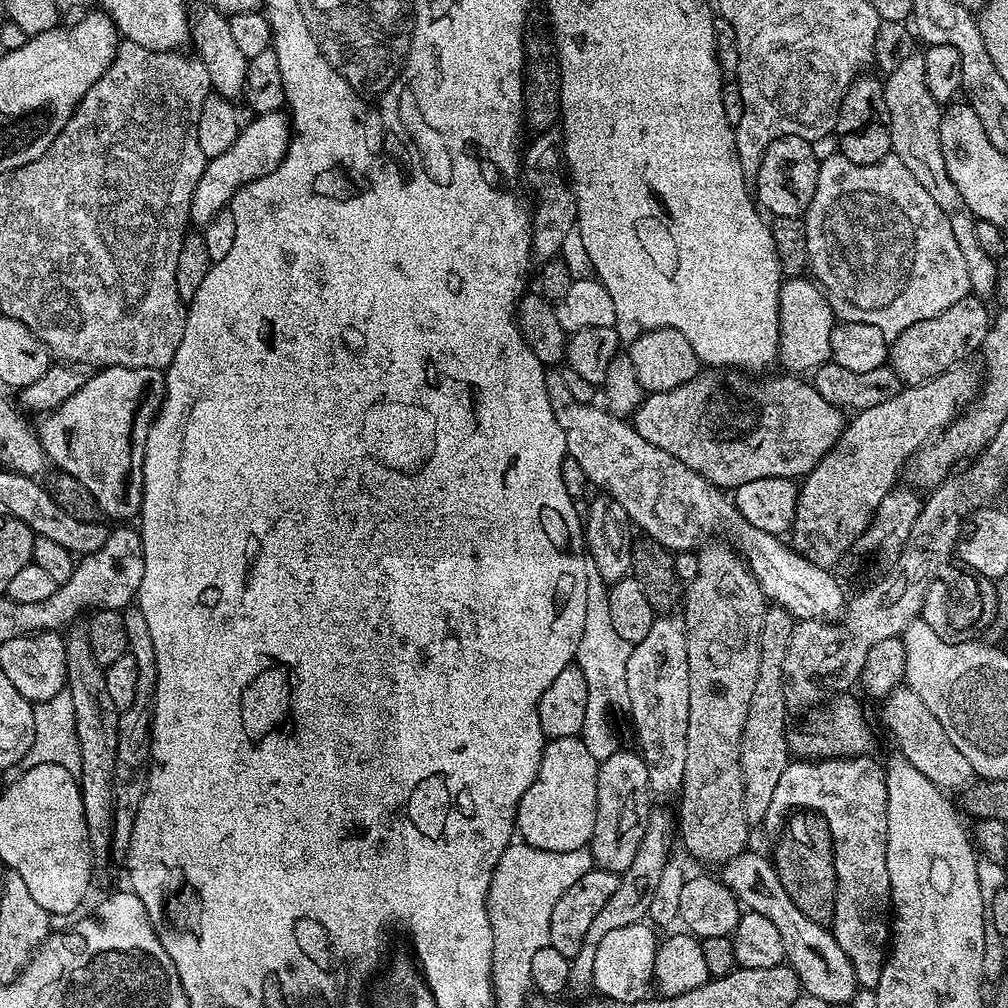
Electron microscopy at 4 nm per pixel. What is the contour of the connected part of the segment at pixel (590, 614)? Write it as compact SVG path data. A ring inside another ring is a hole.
M586 559L586 626L582 626L582 638L578 642L578 650L574 661L575 667L582 670L582 678L586 678L586 722L582 726L580 736L598 761L610 758L621 747L616 732L612 729L612 720L608 711L615 704L625 703L626 690L626 662L630 662L632 644L626 642L614 630L610 623L610 604L608 602L609 585L598 574L598 566Z

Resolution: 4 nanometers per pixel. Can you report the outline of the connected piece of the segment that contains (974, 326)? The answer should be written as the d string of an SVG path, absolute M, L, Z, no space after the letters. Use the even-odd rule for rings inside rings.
M975 294L964 296L950 310L914 326L906 326L898 334L888 349L888 364L899 378L901 385L911 386L933 380L938 374L951 372L967 358L971 352L979 353L984 347L984 339L990 327L990 311L983 299Z

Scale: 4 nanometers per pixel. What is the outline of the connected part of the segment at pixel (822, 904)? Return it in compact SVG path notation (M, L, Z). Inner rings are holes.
M804 814L801 817L802 843L788 842L784 846L786 852L774 856L776 872L794 906L811 921L827 925L831 923L836 909L836 875L833 868L831 832L823 817L815 814Z

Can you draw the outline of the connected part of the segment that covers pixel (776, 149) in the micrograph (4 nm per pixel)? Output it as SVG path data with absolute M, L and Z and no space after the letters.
M783 136L768 149L758 166L754 181L754 199L769 217L803 217L814 198L819 163L814 158L811 143L803 136Z

